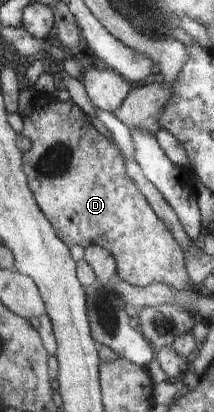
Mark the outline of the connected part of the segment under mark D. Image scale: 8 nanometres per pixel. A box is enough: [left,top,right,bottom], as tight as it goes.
[23,93,194,290]

